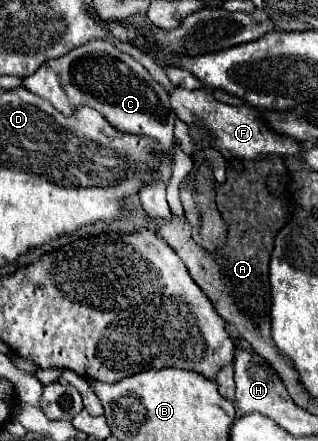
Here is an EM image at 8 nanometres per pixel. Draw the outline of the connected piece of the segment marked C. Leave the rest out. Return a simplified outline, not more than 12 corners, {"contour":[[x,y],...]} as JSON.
{"contour":[[92,40],[24,88],[66,116],[86,104],[118,130],[174,142],[168,92]]}

